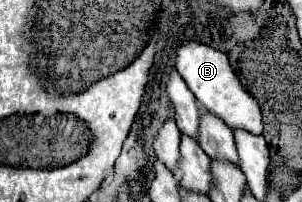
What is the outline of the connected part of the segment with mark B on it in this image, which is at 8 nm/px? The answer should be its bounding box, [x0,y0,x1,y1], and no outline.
[176,42,262,134]

